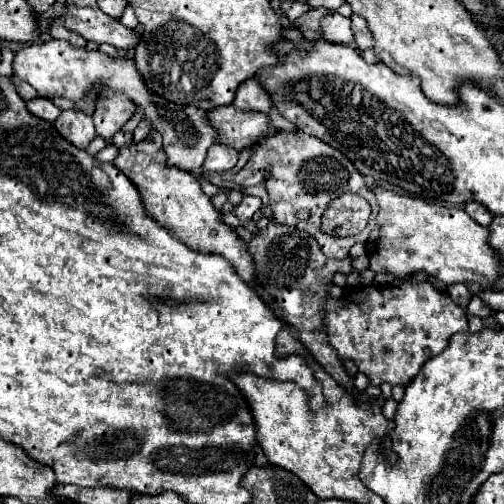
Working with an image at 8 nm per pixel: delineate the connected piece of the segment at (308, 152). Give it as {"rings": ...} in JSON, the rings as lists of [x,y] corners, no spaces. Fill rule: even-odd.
{"rings":[[[276,132],[276,134],[270,134],[270,138],[264,138],[264,142],[252,144],[252,154],[250,154],[246,166],[236,174],[224,172],[222,180],[224,180],[224,186],[230,186],[230,188],[248,188],[248,186],[264,184],[266,190],[268,190],[268,196],[270,196],[270,208],[274,212],[274,216],[272,216],[274,224],[284,224],[284,226],[290,226],[290,228],[296,228],[296,230],[306,230],[312,238],[316,238],[316,242],[320,244],[322,252],[328,258],[344,260],[344,258],[348,258],[348,250],[356,242],[366,242],[370,230],[376,226],[378,202],[376,202],[374,194],[368,190],[368,186],[364,184],[362,176],[356,172],[356,168],[352,166],[350,160],[342,160],[338,164],[332,164],[332,172],[330,172],[330,156],[342,156],[342,154],[336,148],[332,148],[332,146],[328,146],[328,144],[320,142],[318,138],[312,138],[304,132]],[[264,170],[272,172],[270,180],[264,178]],[[344,172],[348,172],[350,180],[346,184],[340,184]],[[330,184],[336,186],[338,194],[344,194],[344,192],[360,194],[372,206],[368,226],[364,228],[364,232],[360,232],[354,238],[332,238],[332,236],[322,234],[322,232],[310,232],[310,220],[300,222],[296,218],[298,210],[308,210],[312,214],[310,218],[320,218],[324,214],[324,210],[330,206]]]}

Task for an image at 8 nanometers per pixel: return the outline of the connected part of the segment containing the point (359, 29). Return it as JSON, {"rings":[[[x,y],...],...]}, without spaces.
{"rings":[[[352,14],[350,20],[352,20],[352,32],[354,32],[354,42],[356,42],[358,50],[372,48],[372,36],[370,36],[370,30],[368,30],[364,18],[360,18],[360,14]]]}

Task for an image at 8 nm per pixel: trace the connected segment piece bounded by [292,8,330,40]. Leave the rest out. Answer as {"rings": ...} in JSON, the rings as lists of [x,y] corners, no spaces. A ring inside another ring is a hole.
{"rings":[[[310,8],[310,10],[304,12],[300,18],[296,18],[292,24],[294,24],[294,28],[298,28],[298,30],[302,32],[304,38],[308,38],[308,40],[318,40],[318,38],[322,38],[322,34],[320,34],[320,18],[322,18],[324,14],[328,14],[328,12],[330,12],[330,10]]]}

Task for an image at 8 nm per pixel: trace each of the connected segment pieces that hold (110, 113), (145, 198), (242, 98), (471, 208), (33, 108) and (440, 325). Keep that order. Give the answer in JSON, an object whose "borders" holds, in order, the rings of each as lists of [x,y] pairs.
{"borders":[[[[100,90],[100,98],[96,100],[94,112],[94,128],[98,136],[110,140],[134,114],[134,104],[128,102],[126,94]]],[[[154,132],[154,138],[146,138],[138,144],[122,146],[118,156],[114,158],[114,166],[128,174],[132,184],[140,190],[140,200],[144,202],[144,210],[158,226],[164,226],[170,234],[176,234],[180,242],[184,242],[190,250],[202,254],[218,254],[230,262],[236,274],[250,286],[258,286],[256,270],[252,256],[246,250],[246,244],[236,234],[234,226],[228,226],[220,212],[212,206],[210,198],[202,192],[194,174],[182,172],[176,166],[166,164],[166,154],[162,148],[162,134]]],[[[254,78],[246,80],[236,90],[236,96],[234,96],[232,104],[238,110],[254,110],[254,112],[270,112],[272,110],[272,104],[268,102],[268,94],[264,94],[262,86]]],[[[470,202],[464,206],[464,210],[480,224],[480,226],[490,226],[492,222],[492,214],[482,206],[482,204],[476,204],[476,202]]],[[[34,98],[30,102],[26,102],[26,108],[30,114],[34,114],[40,120],[46,122],[54,122],[60,116],[60,108],[56,108],[48,98]]],[[[404,280],[400,286],[364,286],[346,298],[328,298],[324,304],[324,328],[338,358],[354,360],[358,370],[370,378],[370,384],[380,386],[382,382],[388,382],[390,386],[408,386],[426,360],[434,358],[448,346],[452,334],[468,332],[468,318],[466,312],[456,306],[446,292],[436,290],[430,282],[414,284]]]]}

